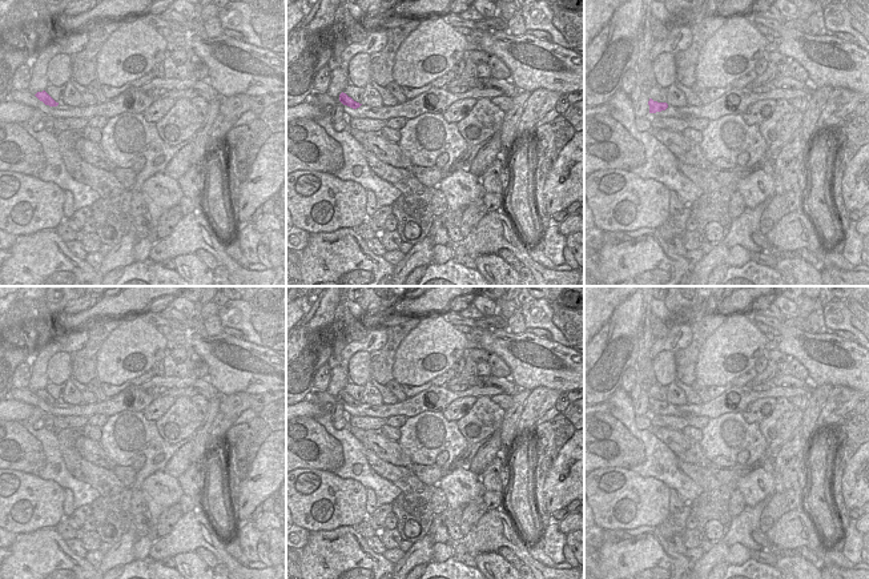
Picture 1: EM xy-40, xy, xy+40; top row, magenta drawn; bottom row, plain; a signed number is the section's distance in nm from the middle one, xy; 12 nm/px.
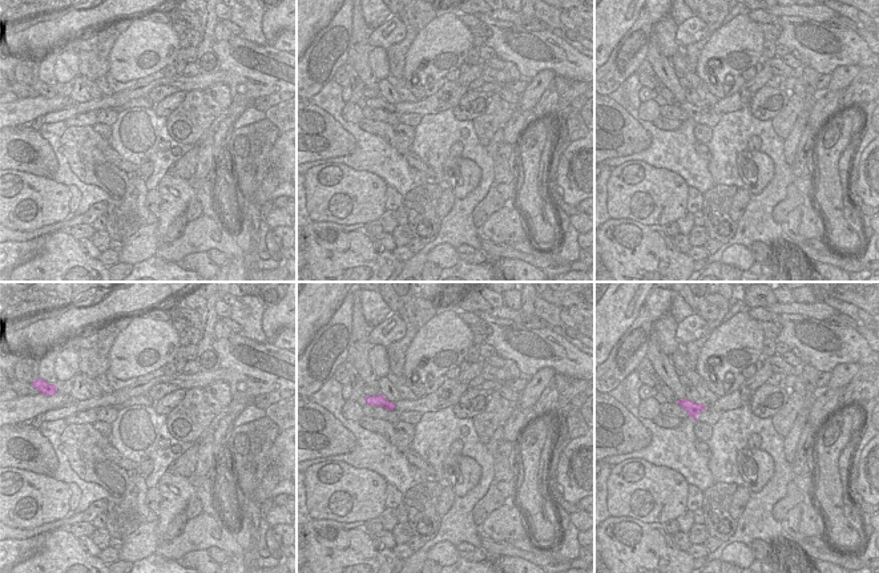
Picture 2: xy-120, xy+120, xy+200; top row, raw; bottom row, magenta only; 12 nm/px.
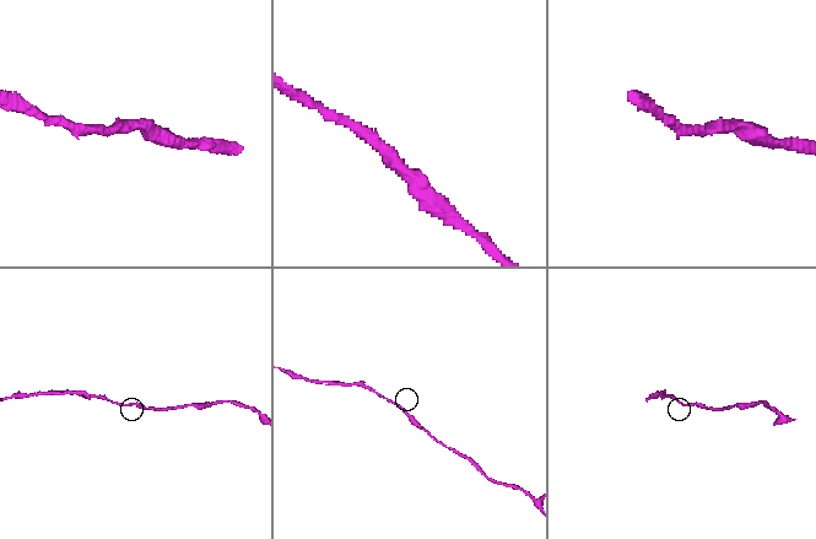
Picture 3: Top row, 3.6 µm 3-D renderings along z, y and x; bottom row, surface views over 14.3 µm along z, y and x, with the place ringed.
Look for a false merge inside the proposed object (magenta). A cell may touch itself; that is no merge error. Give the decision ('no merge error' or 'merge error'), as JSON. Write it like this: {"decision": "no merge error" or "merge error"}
{"decision": "no merge error"}

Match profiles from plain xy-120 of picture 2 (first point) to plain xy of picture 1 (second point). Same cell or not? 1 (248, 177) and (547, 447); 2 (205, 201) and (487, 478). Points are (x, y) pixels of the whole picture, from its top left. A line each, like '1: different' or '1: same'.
1: same
2: same

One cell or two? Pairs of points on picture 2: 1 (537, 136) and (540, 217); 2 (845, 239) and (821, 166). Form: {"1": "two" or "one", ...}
{"1": "one", "2": "one"}

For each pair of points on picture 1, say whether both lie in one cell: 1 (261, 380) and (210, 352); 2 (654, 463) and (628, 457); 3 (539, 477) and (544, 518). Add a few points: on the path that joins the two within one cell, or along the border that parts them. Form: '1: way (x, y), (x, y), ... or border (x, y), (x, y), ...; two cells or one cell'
1: way (249, 368), (234, 364), (222, 353); one cell
2: border (630, 433), (644, 453), (631, 469); two cells
3: way (539, 487), (540, 507); one cell

